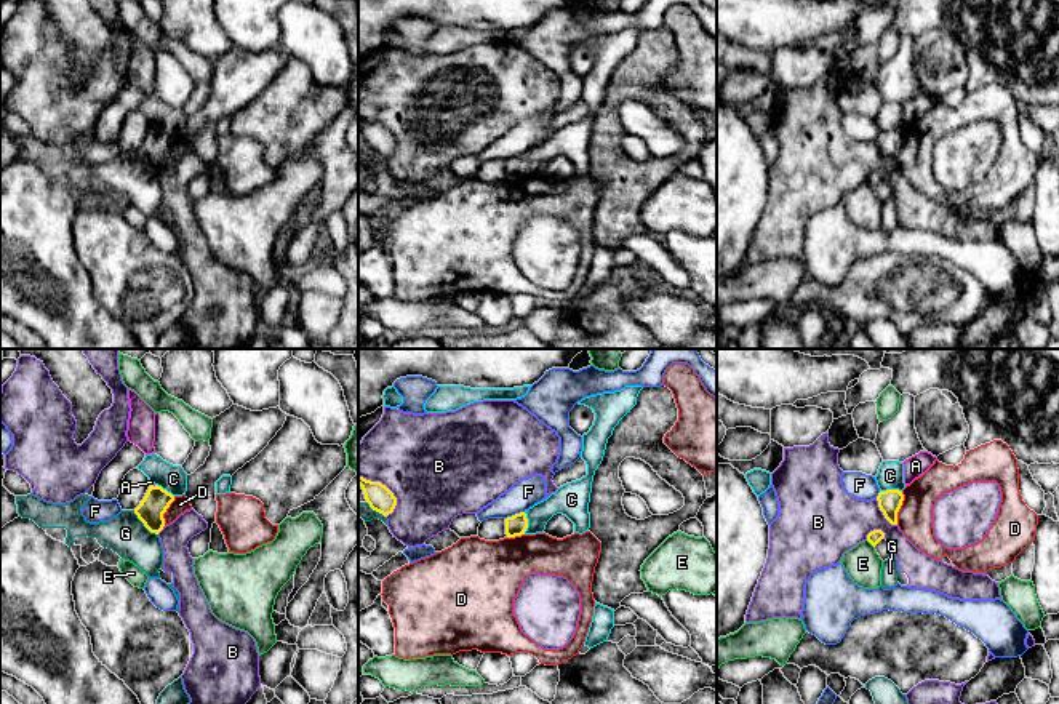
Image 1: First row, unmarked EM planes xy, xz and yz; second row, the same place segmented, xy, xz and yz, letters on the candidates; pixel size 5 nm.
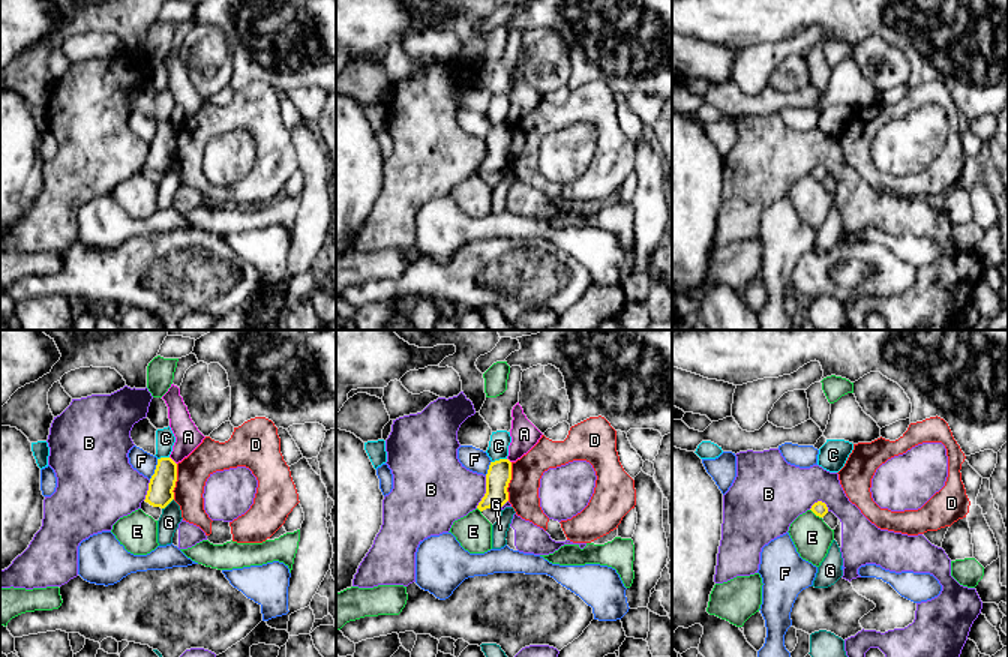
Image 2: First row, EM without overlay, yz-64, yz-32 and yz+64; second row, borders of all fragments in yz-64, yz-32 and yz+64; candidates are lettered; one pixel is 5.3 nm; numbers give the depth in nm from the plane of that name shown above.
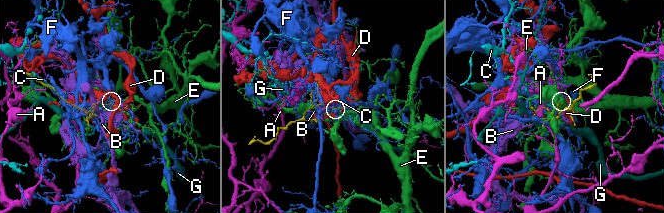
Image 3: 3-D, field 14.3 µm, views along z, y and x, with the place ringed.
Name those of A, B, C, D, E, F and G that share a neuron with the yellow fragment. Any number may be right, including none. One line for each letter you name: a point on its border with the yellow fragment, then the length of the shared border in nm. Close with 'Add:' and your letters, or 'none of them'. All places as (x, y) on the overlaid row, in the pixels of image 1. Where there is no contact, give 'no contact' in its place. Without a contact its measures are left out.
Add: none of them

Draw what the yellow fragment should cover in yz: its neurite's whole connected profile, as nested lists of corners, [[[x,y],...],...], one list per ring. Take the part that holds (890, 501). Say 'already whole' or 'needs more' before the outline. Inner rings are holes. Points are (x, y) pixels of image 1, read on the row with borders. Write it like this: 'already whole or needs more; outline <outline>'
already whole; outline [[[899,490],[880,491],[877,496],[878,507],[891,525],[897,525],[897,512],[902,506],[904,494]]]

